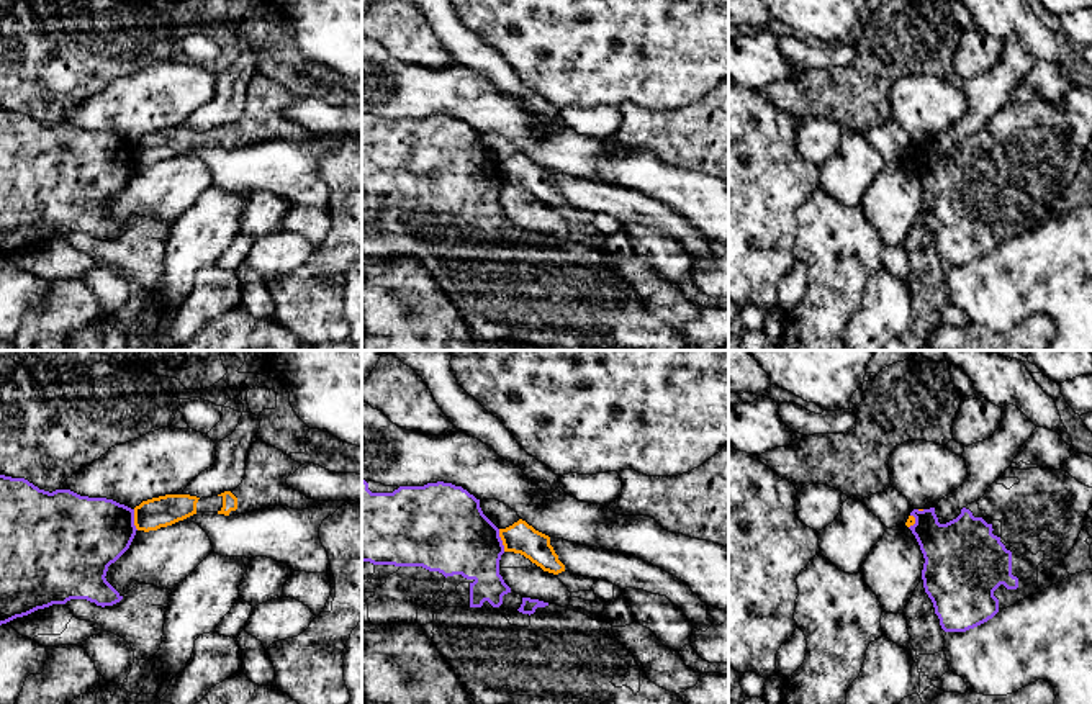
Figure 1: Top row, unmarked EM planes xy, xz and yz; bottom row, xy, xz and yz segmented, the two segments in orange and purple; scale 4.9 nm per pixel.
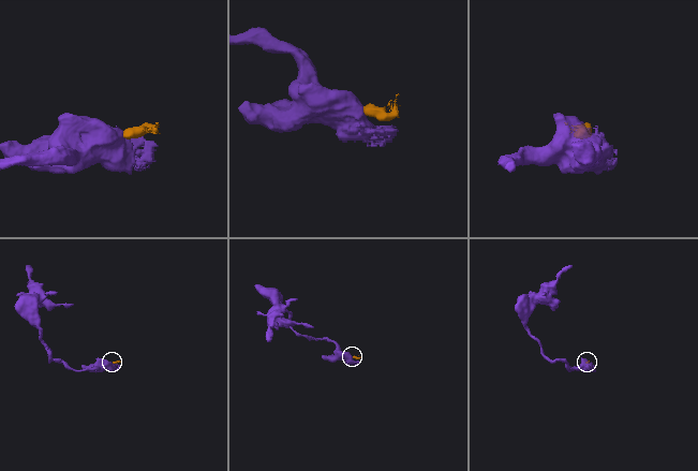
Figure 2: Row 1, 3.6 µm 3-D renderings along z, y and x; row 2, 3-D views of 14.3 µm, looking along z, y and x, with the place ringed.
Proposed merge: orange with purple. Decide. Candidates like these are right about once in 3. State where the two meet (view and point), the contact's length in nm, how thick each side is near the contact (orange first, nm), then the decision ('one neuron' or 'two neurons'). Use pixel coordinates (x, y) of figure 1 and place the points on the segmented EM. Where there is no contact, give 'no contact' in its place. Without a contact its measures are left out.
xz (501, 539) | 120 nm | 150/380 nm | two neurons

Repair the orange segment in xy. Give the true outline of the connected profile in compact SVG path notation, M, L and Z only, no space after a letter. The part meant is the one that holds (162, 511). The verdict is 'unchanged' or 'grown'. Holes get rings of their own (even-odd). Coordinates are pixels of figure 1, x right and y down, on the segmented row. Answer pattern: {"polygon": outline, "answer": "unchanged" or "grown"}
{"polygon": "M257 439L249 449L246 476L236 490L201 499L190 494L165 494L142 501L134 508L134 526L138 530L149 532L196 512L237 516L270 506L288 506L298 511L318 508L319 501L287 485L287 478L300 467L301 463L282 450Z", "answer": "grown"}

